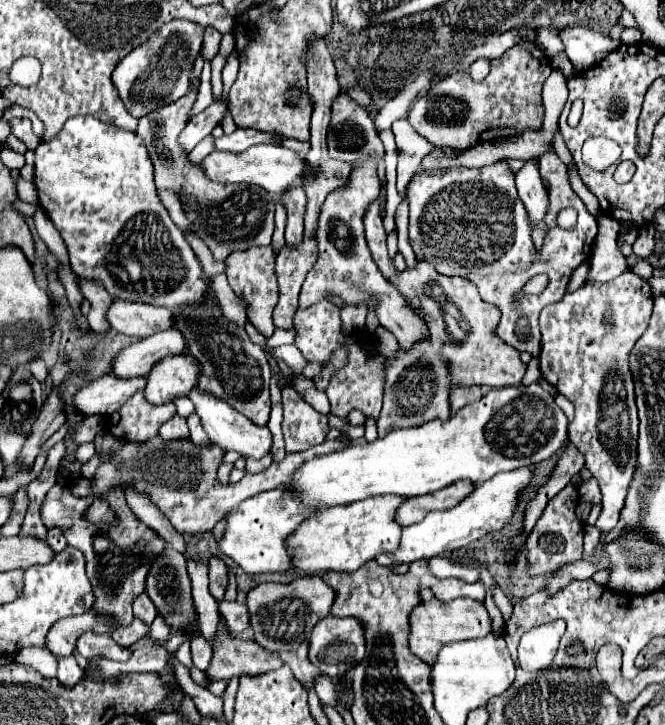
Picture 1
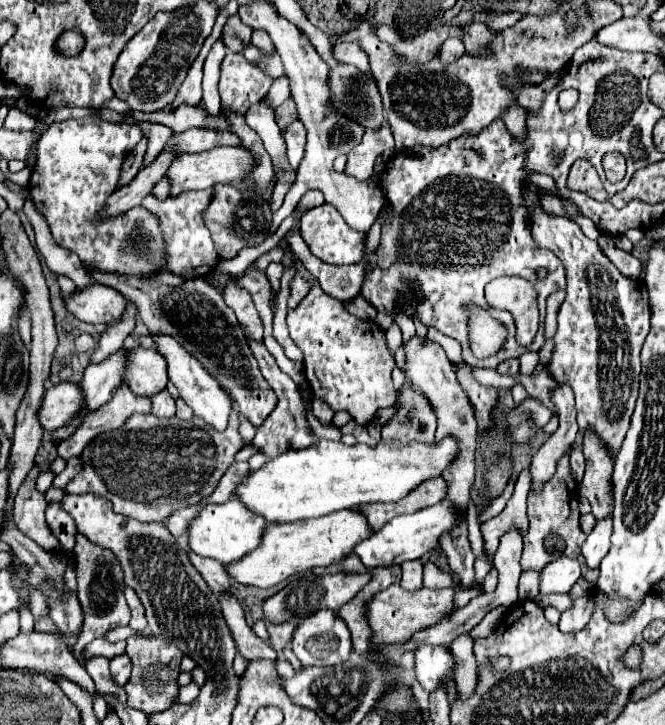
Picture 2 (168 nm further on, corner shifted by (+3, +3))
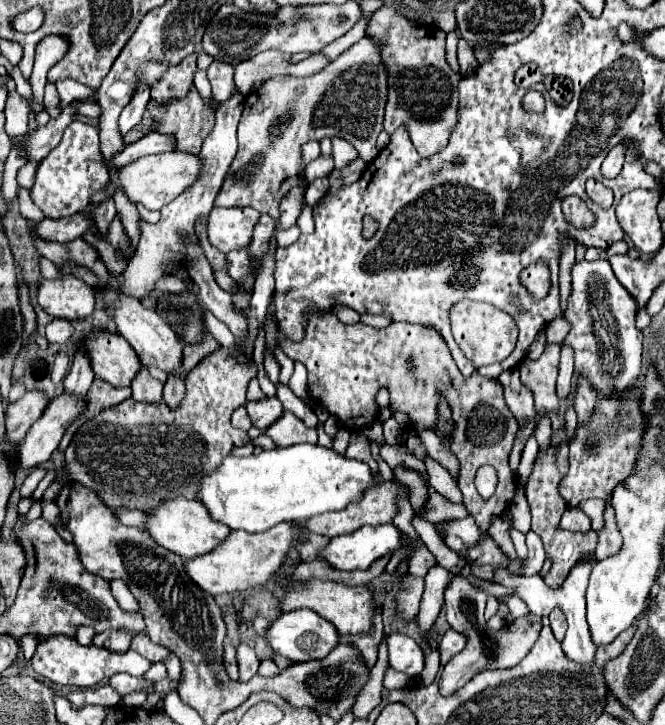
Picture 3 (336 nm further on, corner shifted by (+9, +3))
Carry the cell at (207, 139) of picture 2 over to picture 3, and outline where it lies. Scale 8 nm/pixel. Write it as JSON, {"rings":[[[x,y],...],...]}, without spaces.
{"rings":[[[153,132],[153,134],[143,136],[143,140],[137,140],[137,142],[125,146],[125,150],[121,154],[117,154],[111,164],[121,168],[123,164],[131,164],[143,156],[159,154],[159,152],[171,152],[171,150],[175,150],[175,138],[167,136],[167,134]]]}

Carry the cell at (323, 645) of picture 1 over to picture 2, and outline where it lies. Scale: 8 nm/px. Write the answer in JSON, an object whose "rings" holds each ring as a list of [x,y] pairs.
{"rings":[[[317,610],[303,618],[303,622],[293,632],[293,654],[299,658],[299,662],[305,666],[329,666],[329,664],[341,664],[345,656],[351,652],[351,634],[343,618],[337,614],[337,610]]]}

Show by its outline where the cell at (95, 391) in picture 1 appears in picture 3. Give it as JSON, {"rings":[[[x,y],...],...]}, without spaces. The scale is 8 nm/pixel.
{"rings":[[[27,392],[21,400],[7,406],[7,440],[19,444],[27,434],[27,428],[43,416],[43,408],[47,408],[49,400],[45,392]]]}

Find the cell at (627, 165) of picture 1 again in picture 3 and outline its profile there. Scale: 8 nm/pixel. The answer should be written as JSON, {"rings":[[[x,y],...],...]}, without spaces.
{"rings":[[[623,140],[623,142],[615,144],[615,146],[609,150],[609,154],[605,156],[603,166],[601,166],[601,174],[603,174],[605,178],[615,178],[615,176],[621,172],[623,162],[625,162],[625,152],[627,152],[631,146],[633,146],[631,142]]]}

